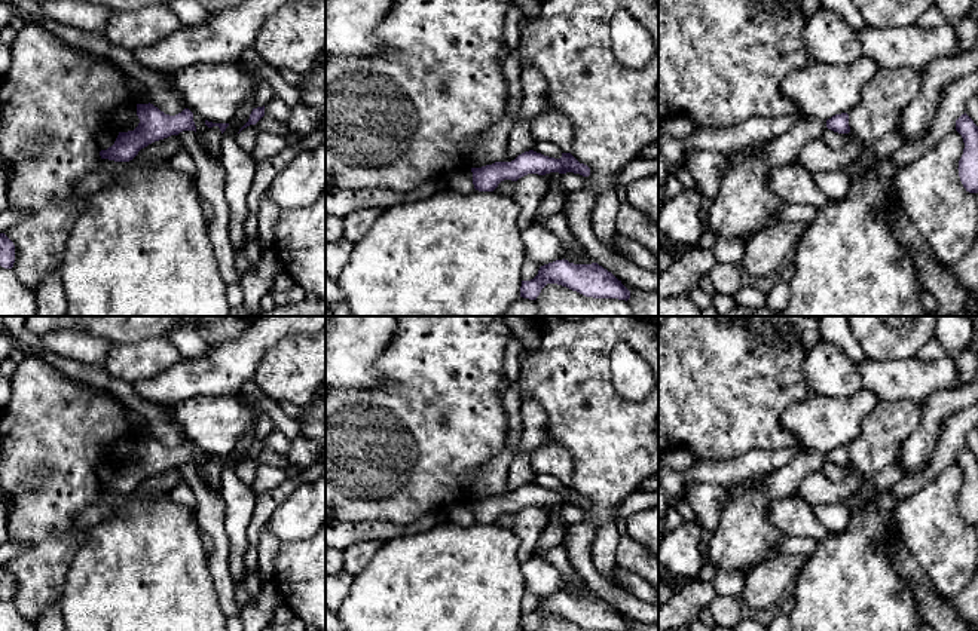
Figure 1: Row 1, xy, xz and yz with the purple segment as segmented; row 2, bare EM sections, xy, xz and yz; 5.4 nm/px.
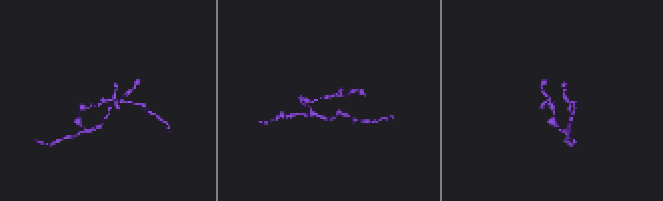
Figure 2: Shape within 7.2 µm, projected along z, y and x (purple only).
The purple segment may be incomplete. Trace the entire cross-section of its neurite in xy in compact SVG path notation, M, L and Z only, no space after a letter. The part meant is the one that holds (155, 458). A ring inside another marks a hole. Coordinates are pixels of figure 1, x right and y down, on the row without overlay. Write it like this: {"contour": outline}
{"contour": "M137 437L138 459L134 463L119 465L114 477L101 483L101 491L129 494L149 477L178 468L183 463L195 463L193 445L184 441L175 448L165 447L153 437Z"}

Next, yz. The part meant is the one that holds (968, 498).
{"contour": "M965 445L956 453L956 463L965 475L957 500L960 514L966 524L978 526L978 459Z"}

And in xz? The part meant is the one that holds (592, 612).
{"contour": "M556 592L540 600L531 613L522 613L520 630L537 631L547 616L557 616L593 631L630 631L630 624L611 604L592 597Z"}

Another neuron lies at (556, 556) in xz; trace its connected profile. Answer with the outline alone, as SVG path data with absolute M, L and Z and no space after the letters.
M563 545L551 546L535 555L540 555L541 558L544 558L547 563L550 563L559 570L566 585L565 592L568 592L569 595L574 595L574 597L596 595L575 572Z

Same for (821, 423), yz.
M864 388L852 396L815 395L791 405L782 416L782 425L795 437L798 447L826 454L855 441L878 401Z

